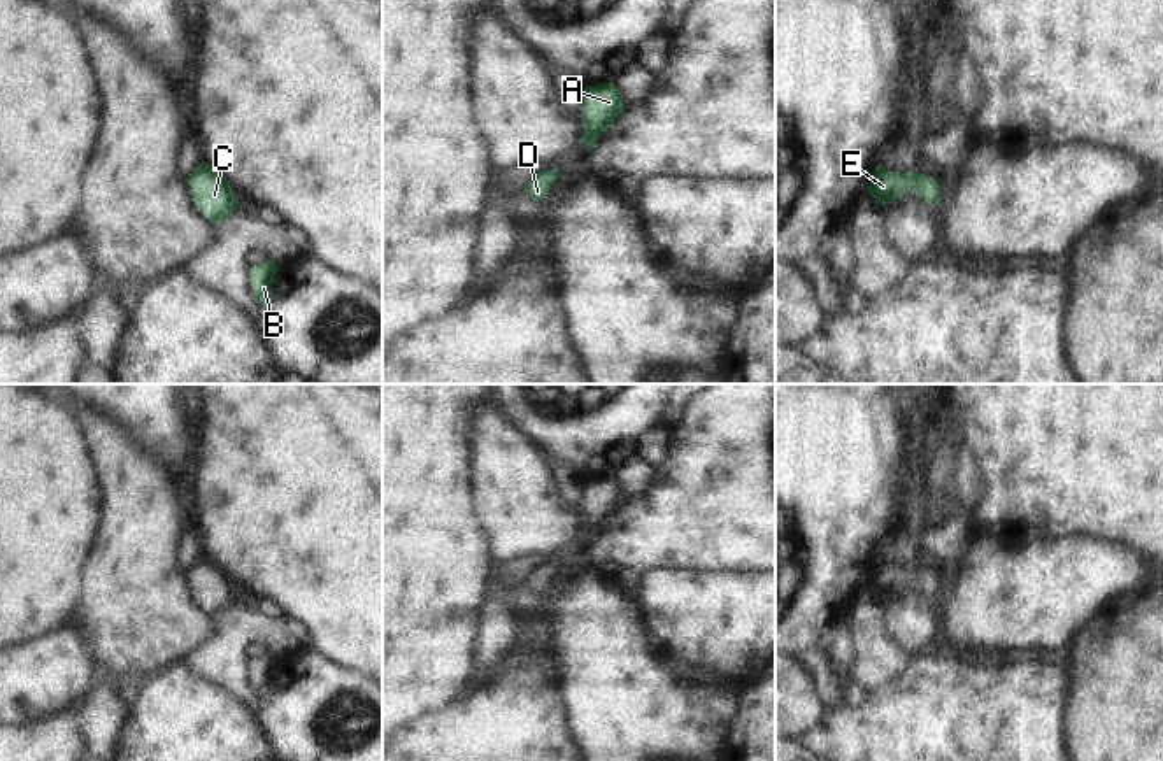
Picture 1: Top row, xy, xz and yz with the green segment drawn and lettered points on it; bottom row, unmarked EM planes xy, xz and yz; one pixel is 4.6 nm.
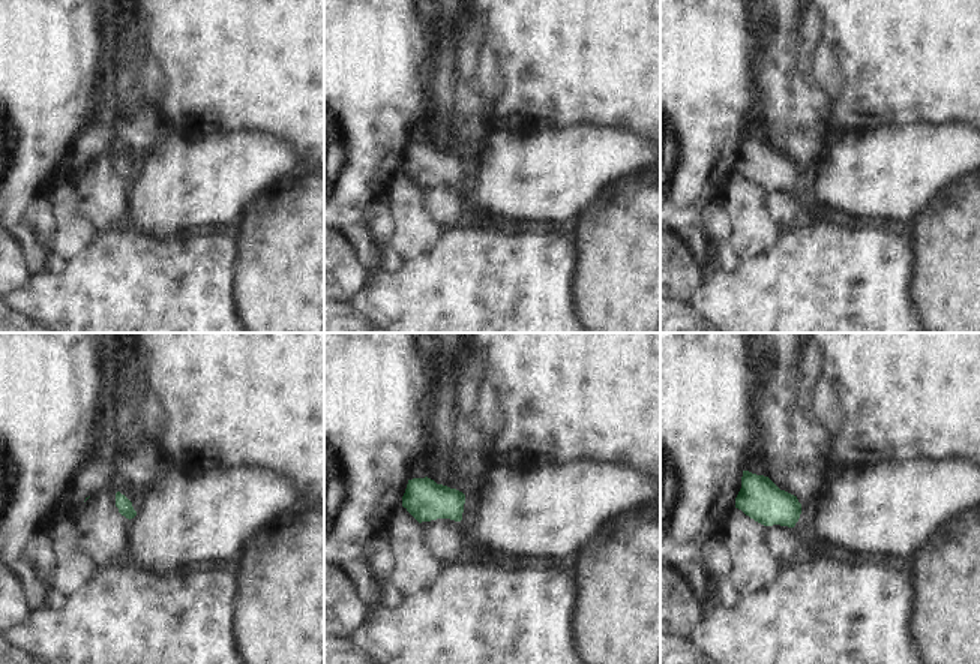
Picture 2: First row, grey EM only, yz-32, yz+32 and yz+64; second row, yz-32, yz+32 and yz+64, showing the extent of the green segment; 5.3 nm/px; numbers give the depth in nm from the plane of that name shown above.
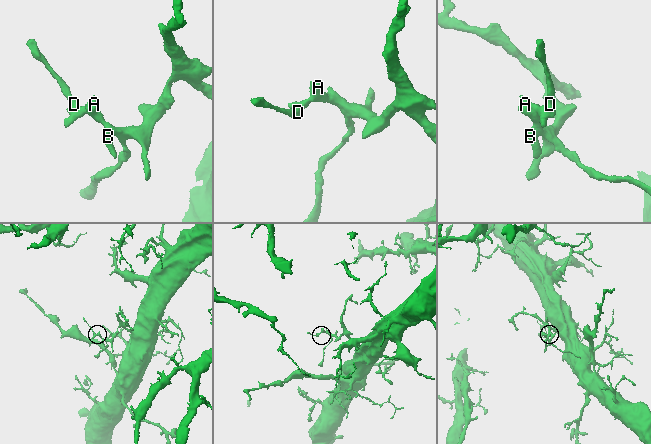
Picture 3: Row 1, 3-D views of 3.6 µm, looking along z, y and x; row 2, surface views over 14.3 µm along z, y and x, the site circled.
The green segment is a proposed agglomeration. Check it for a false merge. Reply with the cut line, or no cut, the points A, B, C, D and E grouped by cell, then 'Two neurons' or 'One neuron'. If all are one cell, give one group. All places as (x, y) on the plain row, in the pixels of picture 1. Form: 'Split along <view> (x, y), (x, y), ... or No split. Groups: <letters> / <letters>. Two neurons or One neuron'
No split. Groups: A B C D E. One neuron

